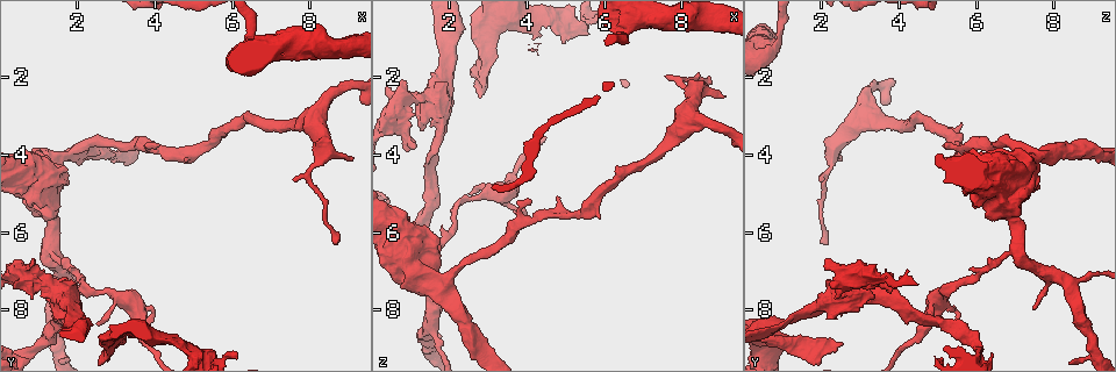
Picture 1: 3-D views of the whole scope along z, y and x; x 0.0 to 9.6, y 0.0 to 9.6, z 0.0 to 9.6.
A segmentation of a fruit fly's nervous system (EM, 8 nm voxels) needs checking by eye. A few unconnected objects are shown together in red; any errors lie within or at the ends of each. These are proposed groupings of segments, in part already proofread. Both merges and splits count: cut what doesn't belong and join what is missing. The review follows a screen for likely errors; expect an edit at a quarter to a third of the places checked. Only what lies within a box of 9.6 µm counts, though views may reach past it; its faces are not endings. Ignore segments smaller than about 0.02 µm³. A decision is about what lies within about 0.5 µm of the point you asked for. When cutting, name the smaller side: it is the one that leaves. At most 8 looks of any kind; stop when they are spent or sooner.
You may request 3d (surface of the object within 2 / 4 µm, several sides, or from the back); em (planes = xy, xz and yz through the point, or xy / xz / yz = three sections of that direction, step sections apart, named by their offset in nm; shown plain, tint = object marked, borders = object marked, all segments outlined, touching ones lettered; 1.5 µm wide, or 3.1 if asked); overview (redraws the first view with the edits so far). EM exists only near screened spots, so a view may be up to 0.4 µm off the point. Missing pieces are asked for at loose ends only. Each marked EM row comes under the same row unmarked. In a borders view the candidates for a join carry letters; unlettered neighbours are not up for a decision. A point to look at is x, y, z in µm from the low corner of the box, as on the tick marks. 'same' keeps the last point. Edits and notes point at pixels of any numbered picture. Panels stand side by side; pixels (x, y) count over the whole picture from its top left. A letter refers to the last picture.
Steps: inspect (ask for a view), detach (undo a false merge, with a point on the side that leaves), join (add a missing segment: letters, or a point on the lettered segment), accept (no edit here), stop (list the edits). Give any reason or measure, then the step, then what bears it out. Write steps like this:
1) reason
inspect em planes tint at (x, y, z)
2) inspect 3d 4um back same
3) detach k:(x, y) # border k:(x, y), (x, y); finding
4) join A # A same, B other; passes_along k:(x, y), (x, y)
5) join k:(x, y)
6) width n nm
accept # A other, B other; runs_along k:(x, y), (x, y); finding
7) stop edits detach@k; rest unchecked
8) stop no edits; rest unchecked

thick turns thin
inspect em planes borders at (6.55, 0.85, 1.00)

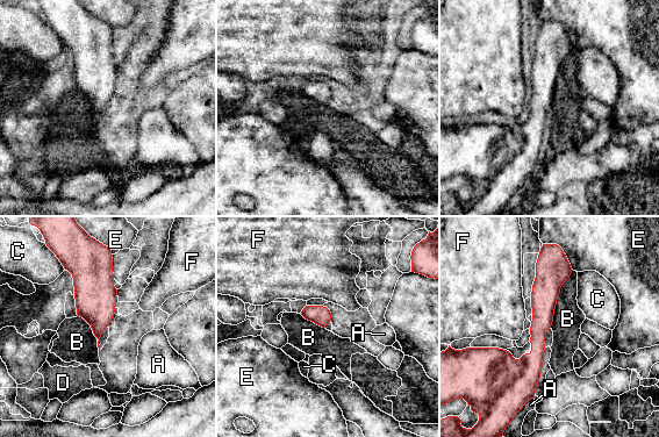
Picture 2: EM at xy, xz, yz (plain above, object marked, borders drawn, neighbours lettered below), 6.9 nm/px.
width 140 nm
accept # A other, B other, C other, D other, E other, F other; runs_along 2:(564, 259), (546, 285), (530, 394); one cell here

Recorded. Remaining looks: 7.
calibre changes
inspect em planes tint at (3.60, 8.35, 4.65)

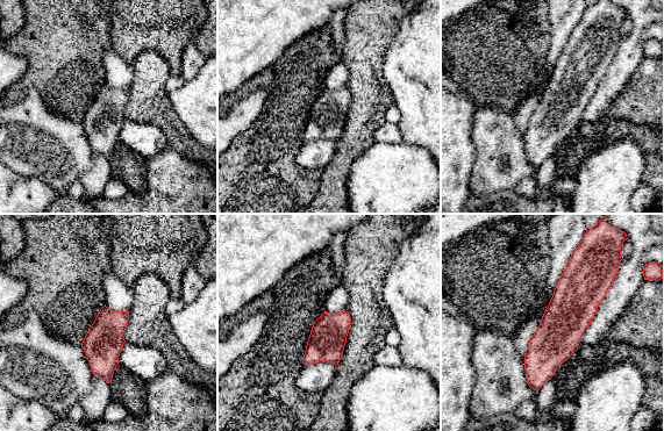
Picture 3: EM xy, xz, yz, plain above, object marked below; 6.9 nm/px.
inspect em planes borders same

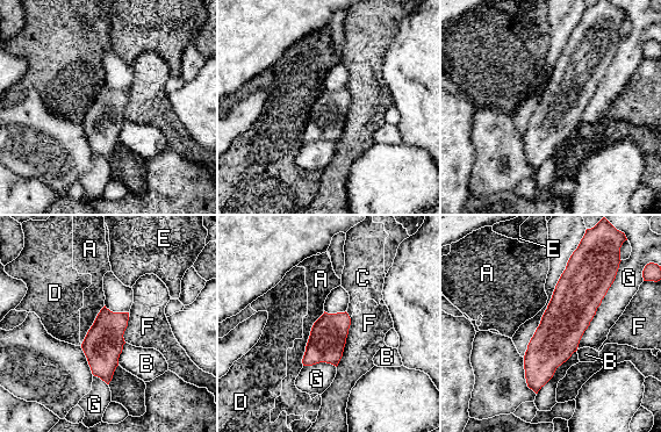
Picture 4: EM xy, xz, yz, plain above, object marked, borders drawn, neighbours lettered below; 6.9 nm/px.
accept # A other, B other, C other, D other, E other, F other, G other; runs_along 4:(576, 261), (576, 297), (536, 388); all the same cell

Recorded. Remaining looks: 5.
an open end
inspect 3d 4um at (2.75, 8.95, 2.50)

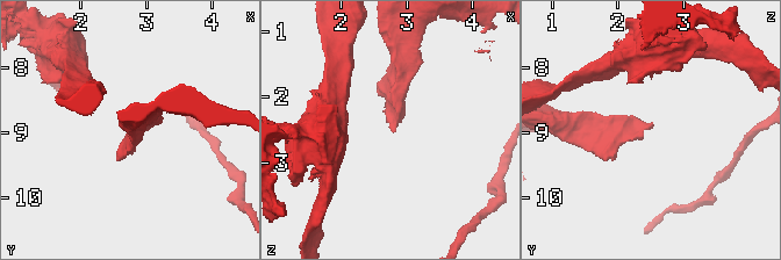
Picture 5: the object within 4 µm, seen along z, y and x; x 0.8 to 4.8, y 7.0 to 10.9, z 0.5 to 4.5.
inspect em planes borders at (2.75, 8.90, 2.50)

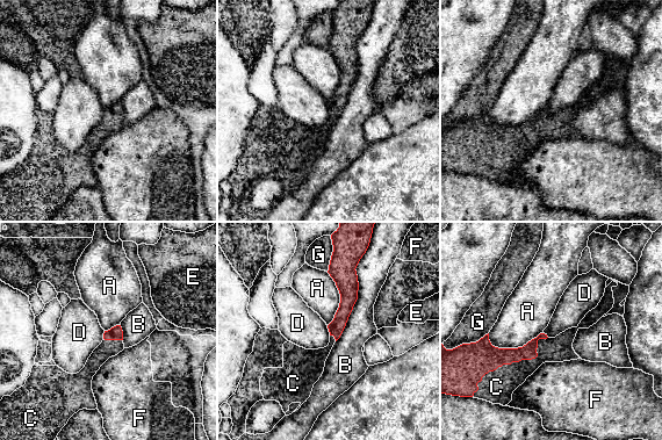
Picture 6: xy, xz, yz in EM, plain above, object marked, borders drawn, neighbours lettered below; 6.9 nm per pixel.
join C # A other, B other, C same, D other, E other, F other, G other; passes_along 6:(486, 358), (522, 359), (498, 386); it goes on there

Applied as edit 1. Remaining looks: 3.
stop edits join@6; rest unchecked

